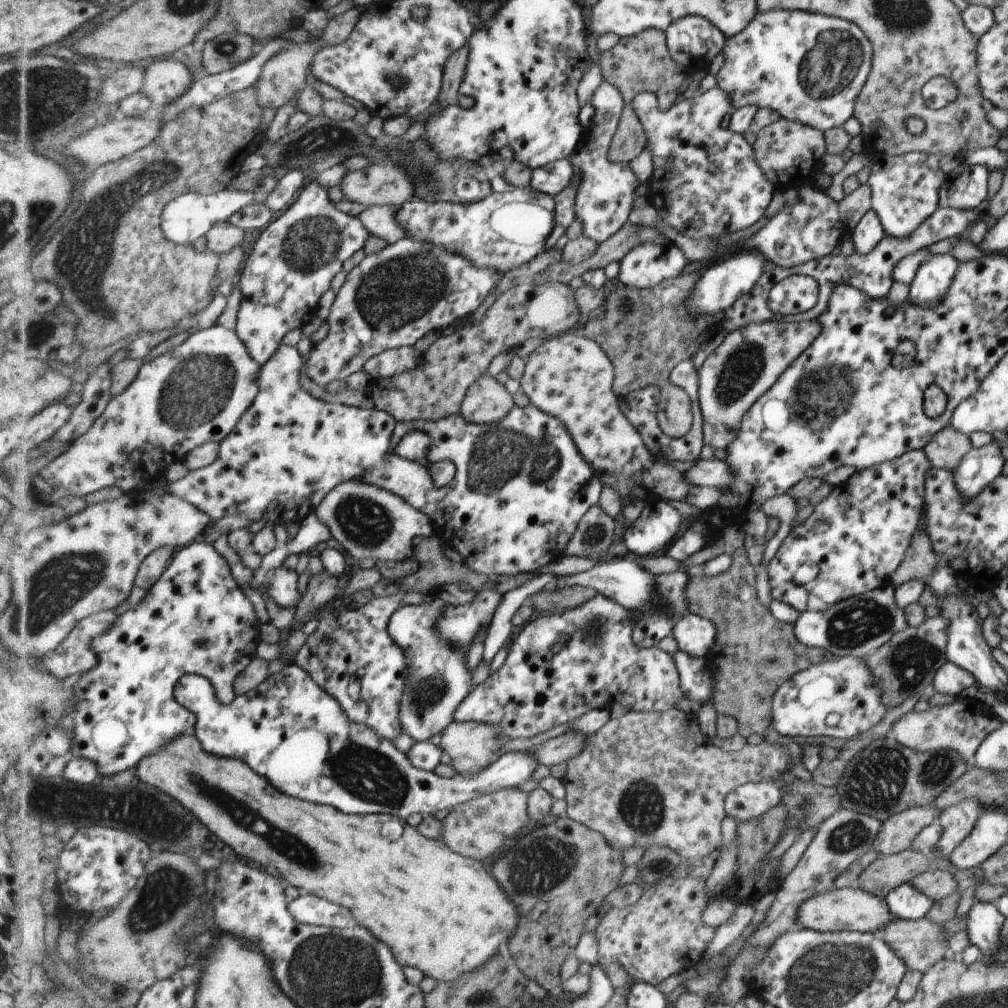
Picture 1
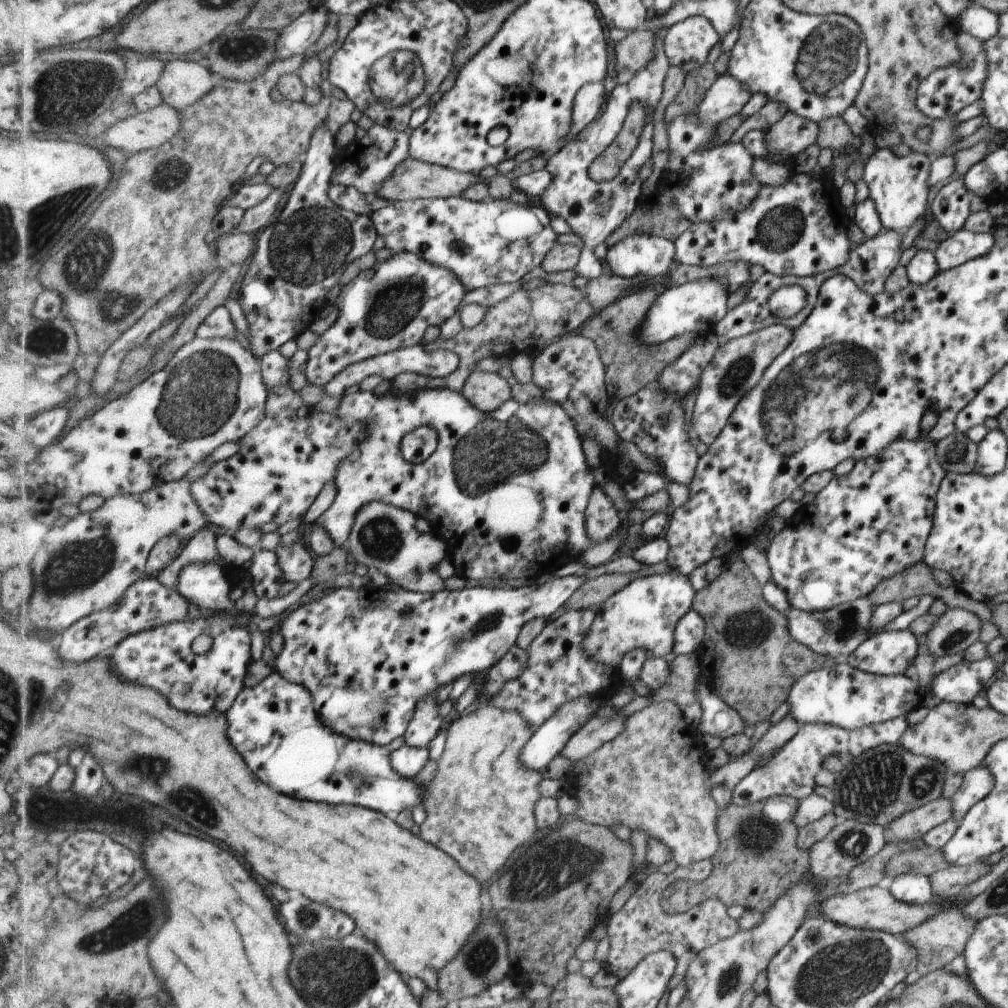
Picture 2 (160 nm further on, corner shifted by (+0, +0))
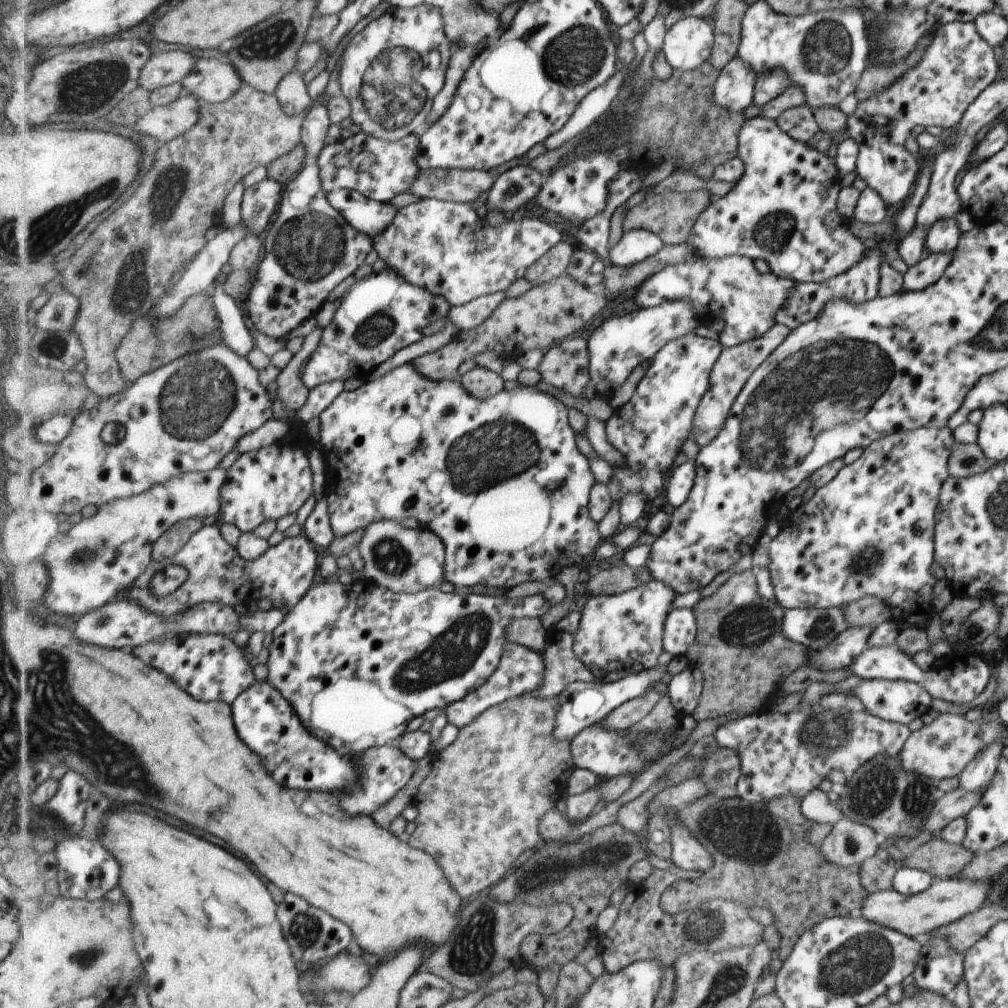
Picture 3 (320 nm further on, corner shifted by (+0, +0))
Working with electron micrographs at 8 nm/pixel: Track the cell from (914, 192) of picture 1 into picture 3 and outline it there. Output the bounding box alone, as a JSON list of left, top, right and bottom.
[842,21,997,204]

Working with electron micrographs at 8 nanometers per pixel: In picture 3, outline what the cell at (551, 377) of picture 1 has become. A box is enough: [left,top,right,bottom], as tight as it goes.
[538,336,590,396]

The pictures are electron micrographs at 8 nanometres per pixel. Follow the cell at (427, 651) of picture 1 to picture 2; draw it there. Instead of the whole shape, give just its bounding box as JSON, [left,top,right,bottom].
[404,692,443,748]

